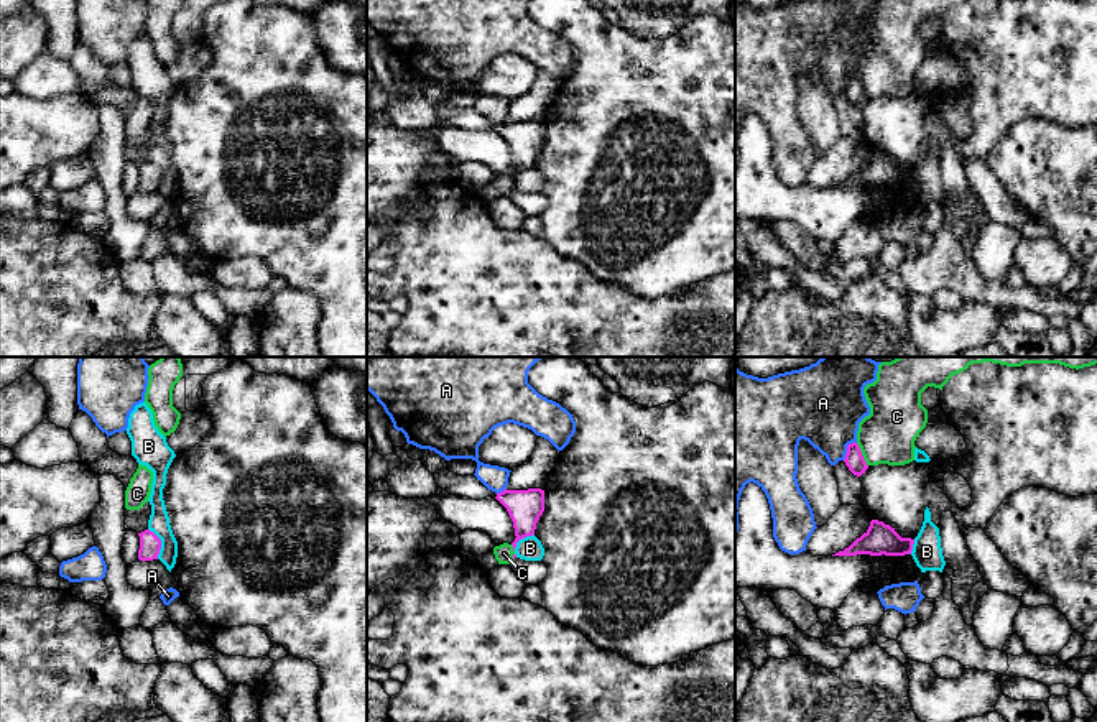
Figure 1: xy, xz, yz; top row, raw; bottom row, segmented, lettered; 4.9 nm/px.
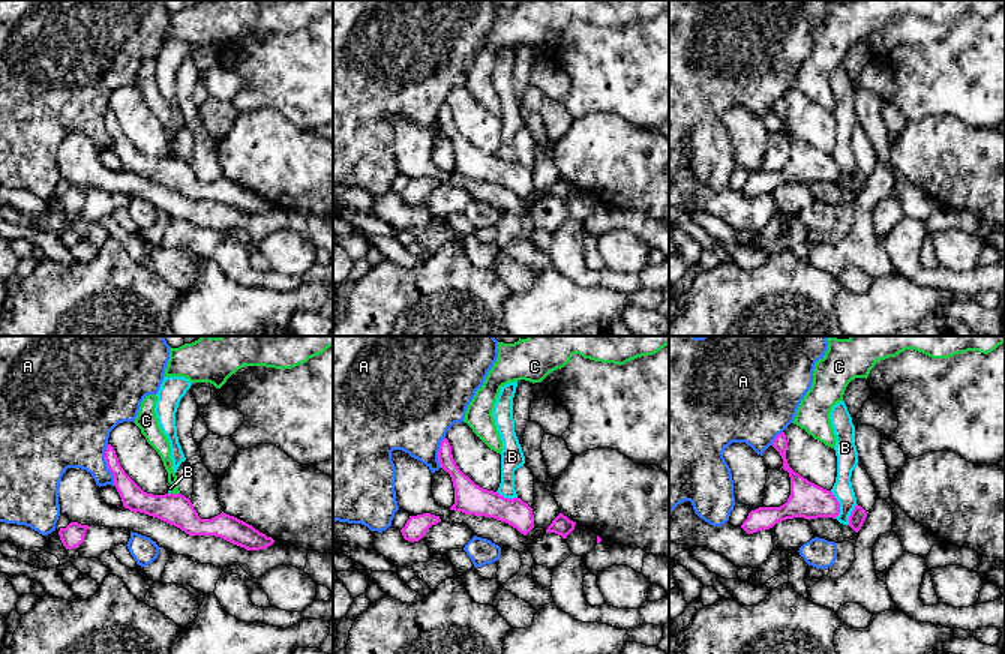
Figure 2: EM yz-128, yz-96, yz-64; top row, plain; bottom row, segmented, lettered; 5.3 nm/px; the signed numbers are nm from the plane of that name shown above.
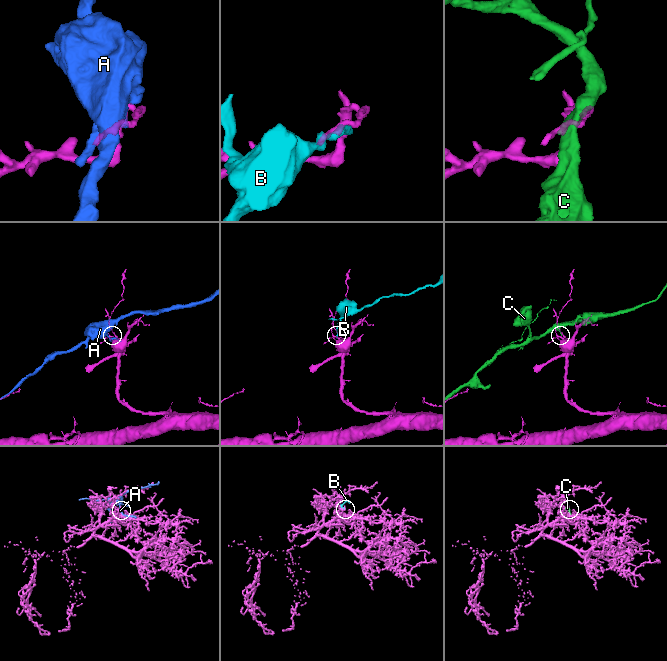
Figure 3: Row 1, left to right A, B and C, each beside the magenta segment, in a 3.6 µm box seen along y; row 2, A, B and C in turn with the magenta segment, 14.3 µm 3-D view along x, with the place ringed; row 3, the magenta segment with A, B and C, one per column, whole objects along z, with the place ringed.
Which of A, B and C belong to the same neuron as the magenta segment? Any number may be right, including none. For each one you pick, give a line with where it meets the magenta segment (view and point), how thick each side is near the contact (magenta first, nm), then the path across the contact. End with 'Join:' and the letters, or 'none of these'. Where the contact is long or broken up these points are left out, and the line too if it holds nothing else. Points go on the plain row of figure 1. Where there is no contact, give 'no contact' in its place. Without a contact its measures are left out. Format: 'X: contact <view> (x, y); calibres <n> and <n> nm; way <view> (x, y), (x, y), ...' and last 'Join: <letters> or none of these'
Join: none of these

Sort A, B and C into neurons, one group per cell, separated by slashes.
A / B / C

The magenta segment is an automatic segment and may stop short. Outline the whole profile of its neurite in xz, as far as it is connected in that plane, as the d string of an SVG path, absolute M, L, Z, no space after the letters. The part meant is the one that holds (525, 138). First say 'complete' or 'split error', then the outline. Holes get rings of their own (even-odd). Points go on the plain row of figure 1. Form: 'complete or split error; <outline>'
complete; M503 122L495 128L508 143L513 160L515 173L511 174L513 183L516 174L526 168L533 168L536 155L544 143L544 122Z

